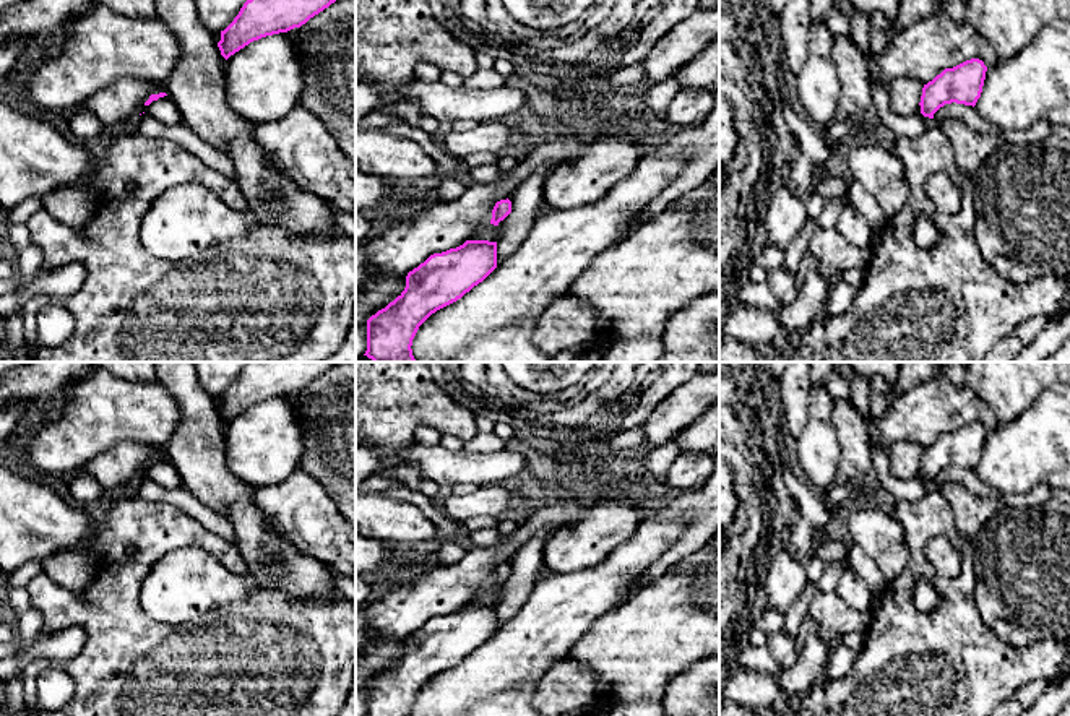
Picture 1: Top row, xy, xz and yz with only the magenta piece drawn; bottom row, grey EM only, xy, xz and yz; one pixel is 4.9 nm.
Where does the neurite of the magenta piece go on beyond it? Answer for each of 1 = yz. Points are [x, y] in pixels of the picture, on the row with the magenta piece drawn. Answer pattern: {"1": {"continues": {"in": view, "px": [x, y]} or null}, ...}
{"1": {"continues": null}}

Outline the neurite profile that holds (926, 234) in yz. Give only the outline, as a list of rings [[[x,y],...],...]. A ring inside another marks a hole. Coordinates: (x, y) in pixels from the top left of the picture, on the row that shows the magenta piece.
[[[919,216],[914,221],[914,244],[921,248],[934,247],[940,239],[940,231],[927,216]]]

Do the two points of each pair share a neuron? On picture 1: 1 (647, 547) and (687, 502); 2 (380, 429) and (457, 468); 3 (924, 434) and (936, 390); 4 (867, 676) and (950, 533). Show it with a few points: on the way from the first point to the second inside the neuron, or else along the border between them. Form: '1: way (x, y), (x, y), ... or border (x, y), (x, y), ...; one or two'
1: border (686, 515), (686, 530), (661, 552); two
2: border (414, 442), (398, 453), (382, 453), (372, 445); two
3: way (924, 422), (924, 414), (936, 401); one
4: way (897, 635), (897, 599), (918, 567), (918, 552); one

